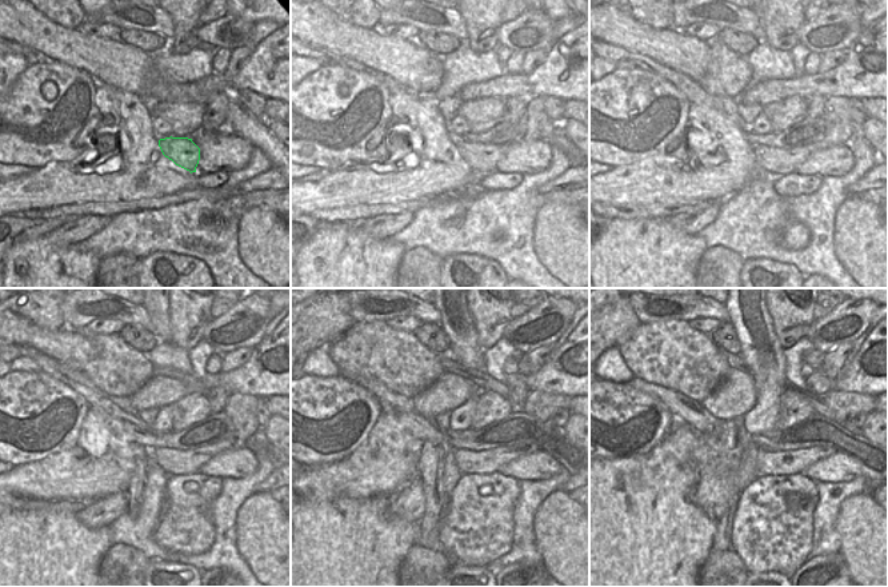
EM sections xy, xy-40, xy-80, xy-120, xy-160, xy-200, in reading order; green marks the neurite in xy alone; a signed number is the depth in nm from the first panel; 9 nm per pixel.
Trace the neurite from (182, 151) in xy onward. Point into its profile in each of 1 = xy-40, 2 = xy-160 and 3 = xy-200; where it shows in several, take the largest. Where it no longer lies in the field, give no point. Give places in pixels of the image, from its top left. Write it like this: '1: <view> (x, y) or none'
1: xy-40 (482, 159)
2: xy-160 (488, 460)
3: xy-200 (770, 462)

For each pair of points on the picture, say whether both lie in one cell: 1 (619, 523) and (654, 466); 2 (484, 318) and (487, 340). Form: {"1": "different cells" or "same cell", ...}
{"1": "different cells", "2": "same cell"}

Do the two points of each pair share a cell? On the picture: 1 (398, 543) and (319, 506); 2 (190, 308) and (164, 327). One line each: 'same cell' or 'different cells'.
1: same cell
2: different cells

